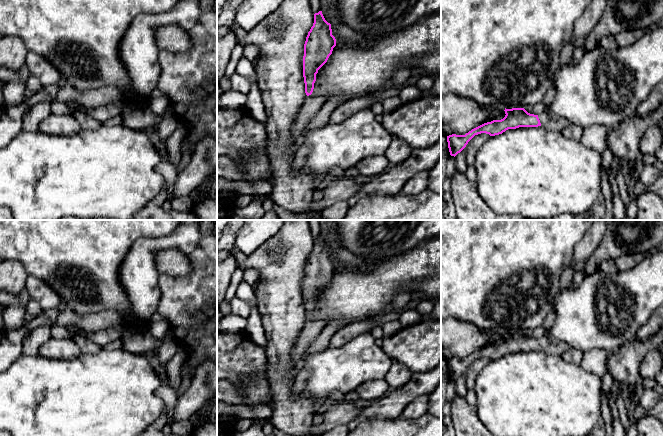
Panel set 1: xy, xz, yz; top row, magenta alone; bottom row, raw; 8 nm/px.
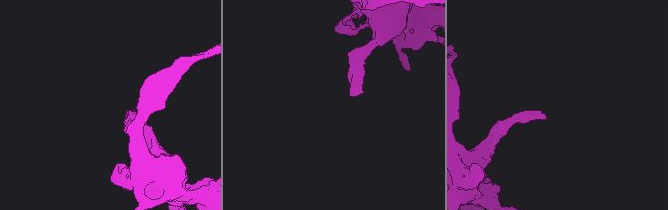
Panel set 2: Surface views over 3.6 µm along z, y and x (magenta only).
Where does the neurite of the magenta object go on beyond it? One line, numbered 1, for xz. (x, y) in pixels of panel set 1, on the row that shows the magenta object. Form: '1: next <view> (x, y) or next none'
1: next none

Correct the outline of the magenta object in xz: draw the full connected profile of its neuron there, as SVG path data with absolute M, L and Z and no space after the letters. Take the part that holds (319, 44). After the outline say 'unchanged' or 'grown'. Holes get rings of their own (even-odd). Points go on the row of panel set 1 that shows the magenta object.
M322 11L314 14L314 23L304 44L303 77L305 93L311 95L318 70L327 62L336 46L336 39L332 35L331 24L328 23Z; unchanged

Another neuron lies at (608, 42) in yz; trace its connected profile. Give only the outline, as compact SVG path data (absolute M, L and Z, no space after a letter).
M612 35L604 36L600 40L600 45L603 48L609 49L609 50L613 50L613 49L617 49L618 48L616 40L615 40L614 36L612 36Z

